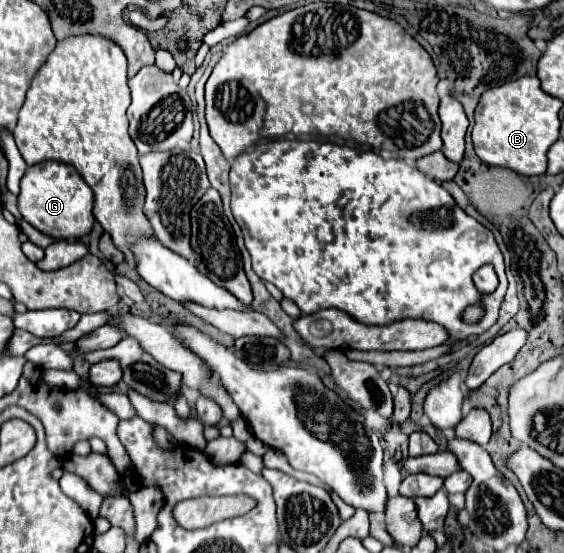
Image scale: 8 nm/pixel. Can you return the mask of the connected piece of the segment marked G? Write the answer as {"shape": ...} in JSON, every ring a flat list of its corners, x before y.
{"shape":[[39,162,29,166,21,180,21,194,17,198,23,220,35,226,39,232,53,238,81,238,95,222,93,218,93,192,77,170,63,162]]}

